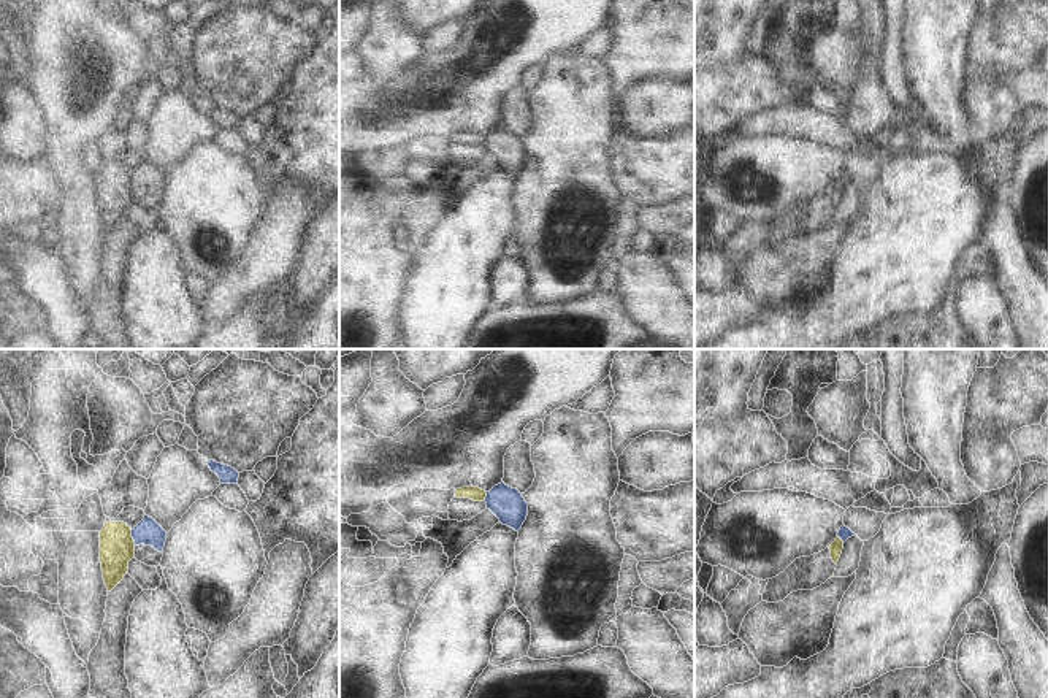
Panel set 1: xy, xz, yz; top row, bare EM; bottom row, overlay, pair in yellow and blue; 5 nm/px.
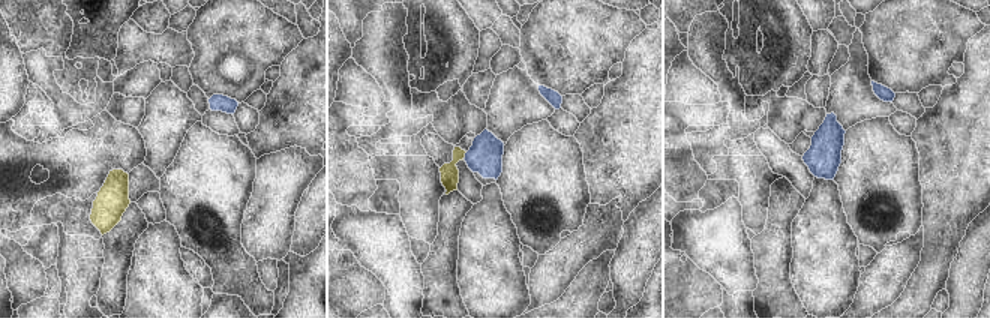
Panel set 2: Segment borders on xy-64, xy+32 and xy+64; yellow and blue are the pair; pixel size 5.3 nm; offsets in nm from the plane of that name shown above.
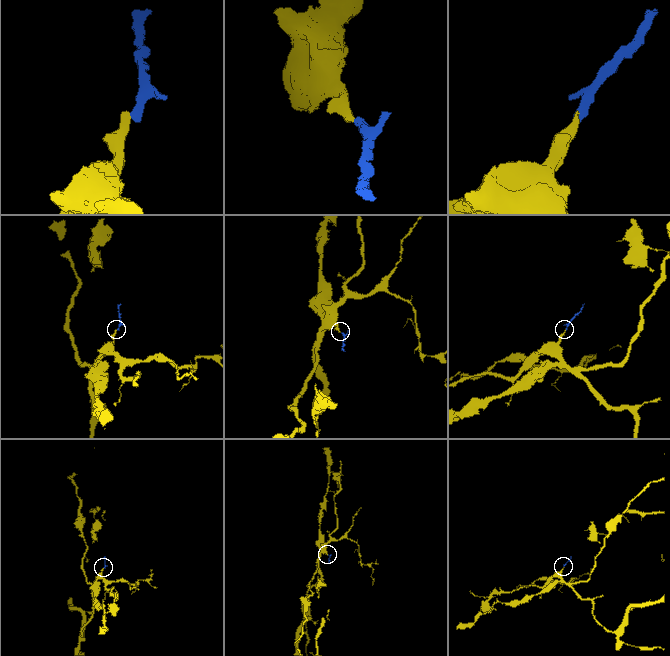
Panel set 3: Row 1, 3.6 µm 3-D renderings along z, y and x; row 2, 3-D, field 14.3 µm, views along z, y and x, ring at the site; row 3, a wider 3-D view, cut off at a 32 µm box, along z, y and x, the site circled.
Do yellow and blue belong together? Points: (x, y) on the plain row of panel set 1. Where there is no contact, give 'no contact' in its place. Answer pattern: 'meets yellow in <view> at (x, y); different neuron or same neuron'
meets yellow in xy at (132, 183); different neuron

